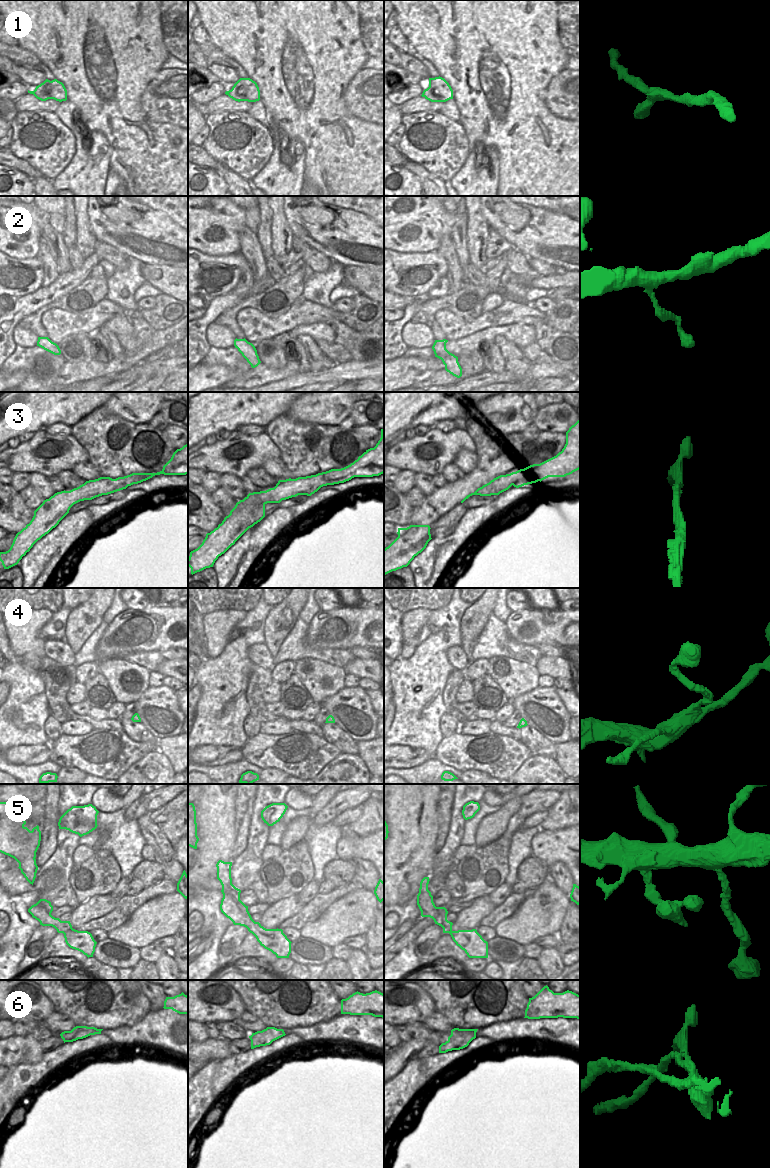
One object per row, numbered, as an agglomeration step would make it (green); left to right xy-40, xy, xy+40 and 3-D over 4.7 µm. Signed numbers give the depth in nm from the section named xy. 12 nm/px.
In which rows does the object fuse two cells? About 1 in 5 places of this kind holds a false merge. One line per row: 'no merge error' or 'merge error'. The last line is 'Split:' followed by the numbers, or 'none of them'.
1: merge error
2: no merge error
3: no merge error
4: no merge error
5: no merge error
6: merge error
Split: 1, 6

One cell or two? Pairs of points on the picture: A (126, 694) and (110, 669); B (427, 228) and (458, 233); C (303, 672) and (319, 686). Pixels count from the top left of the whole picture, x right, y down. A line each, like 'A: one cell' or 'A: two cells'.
A: one cell
B: two cells
C: one cell

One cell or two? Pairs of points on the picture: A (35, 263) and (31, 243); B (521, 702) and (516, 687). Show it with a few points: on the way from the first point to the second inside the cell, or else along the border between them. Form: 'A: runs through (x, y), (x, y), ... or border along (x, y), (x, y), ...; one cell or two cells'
A: border along (36, 255), (31, 258), (22, 259), (10, 257); two cells
B: border along (538, 685), (510, 700); two cells

